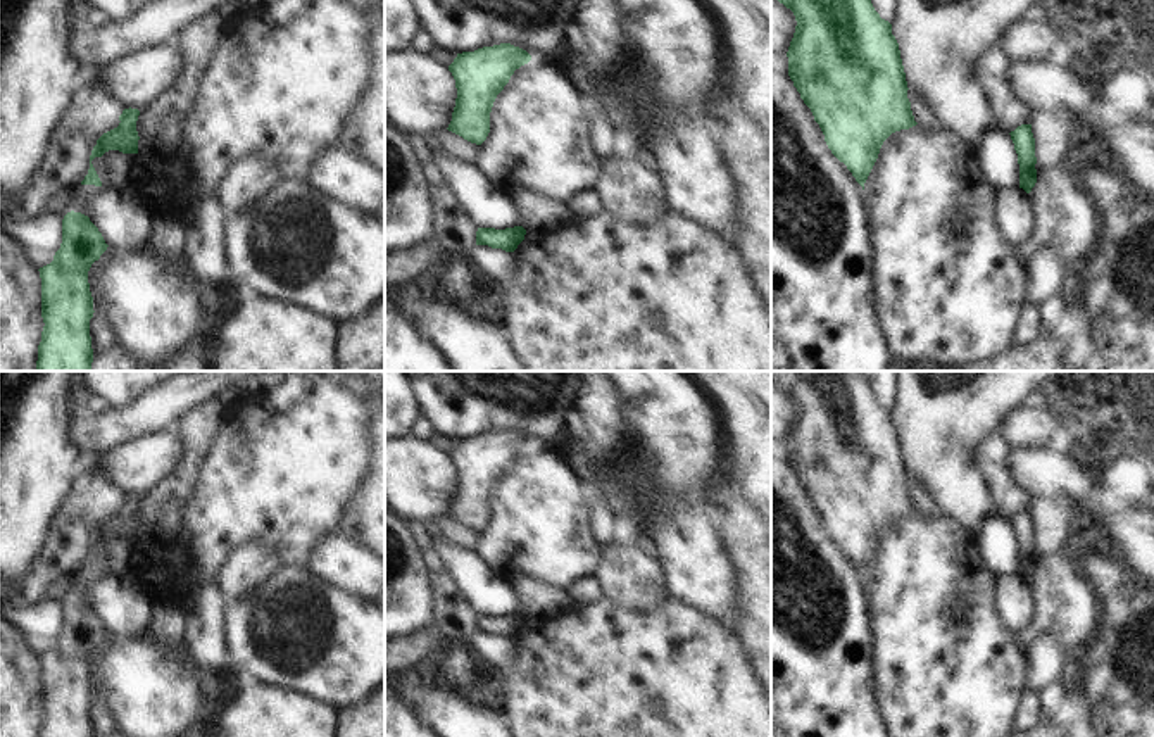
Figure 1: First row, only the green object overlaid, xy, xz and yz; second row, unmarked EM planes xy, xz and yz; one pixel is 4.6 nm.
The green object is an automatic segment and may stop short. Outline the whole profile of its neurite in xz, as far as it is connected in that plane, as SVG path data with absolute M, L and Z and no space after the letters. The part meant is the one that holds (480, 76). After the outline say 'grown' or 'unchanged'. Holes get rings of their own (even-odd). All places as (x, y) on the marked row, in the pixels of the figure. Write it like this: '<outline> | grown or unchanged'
M511 43L457 54L448 66L455 79L457 98L447 129L481 145L490 133L490 112L497 95L514 71L530 60L531 55L526 50Z | unchanged

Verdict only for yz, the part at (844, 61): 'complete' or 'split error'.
complete

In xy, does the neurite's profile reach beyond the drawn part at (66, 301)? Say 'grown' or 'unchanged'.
unchanged

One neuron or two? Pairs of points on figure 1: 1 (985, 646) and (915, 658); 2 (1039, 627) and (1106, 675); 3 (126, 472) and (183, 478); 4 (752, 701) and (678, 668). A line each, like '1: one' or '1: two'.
1: one
2: two
3: two
4: one

